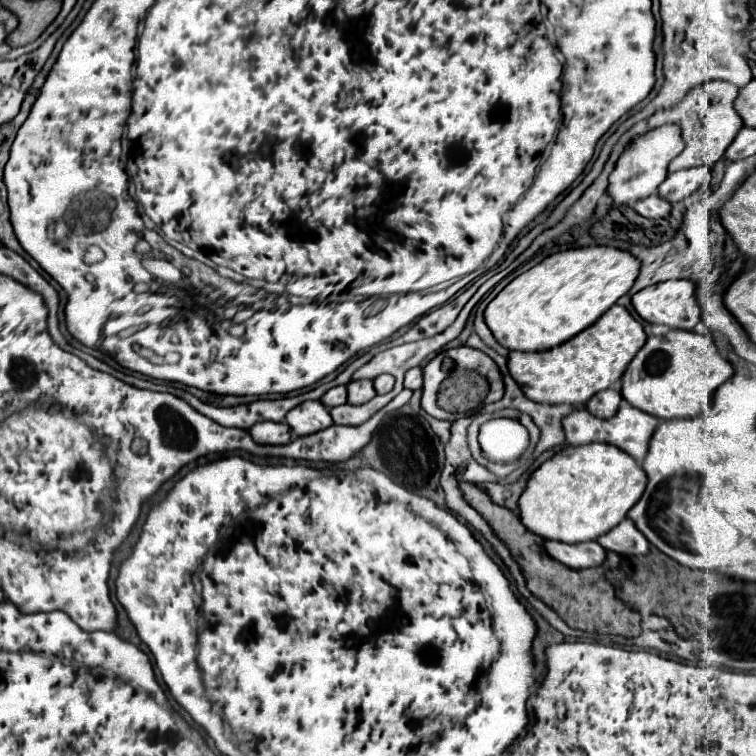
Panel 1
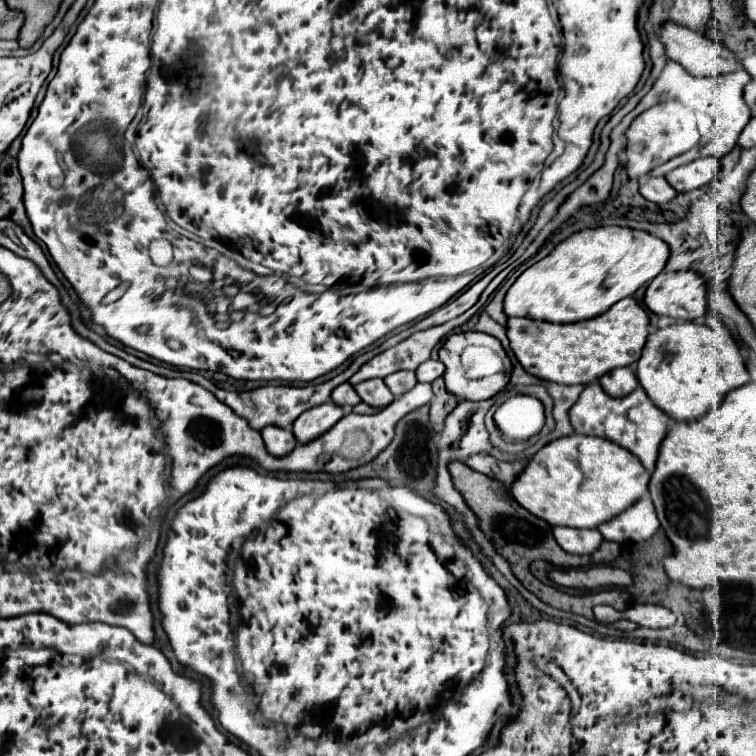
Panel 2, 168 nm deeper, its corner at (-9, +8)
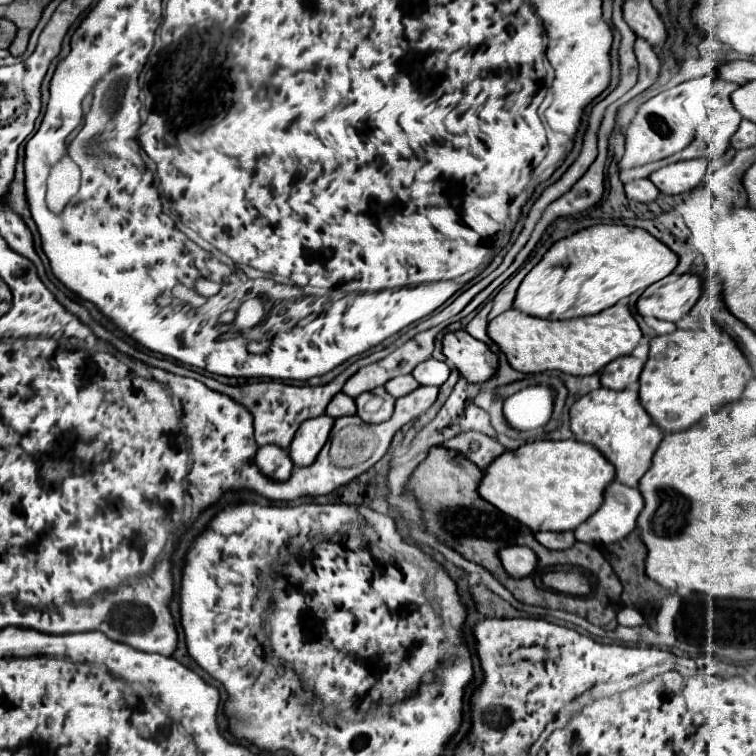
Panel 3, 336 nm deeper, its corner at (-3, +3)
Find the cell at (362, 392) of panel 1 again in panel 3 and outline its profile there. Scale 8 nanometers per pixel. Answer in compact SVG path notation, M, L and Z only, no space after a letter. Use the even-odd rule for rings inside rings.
M379 387L365 395L359 395L355 399L355 403L357 403L357 415L365 423L377 425L377 423L391 419L393 407L395 407L395 397L391 397L383 387Z

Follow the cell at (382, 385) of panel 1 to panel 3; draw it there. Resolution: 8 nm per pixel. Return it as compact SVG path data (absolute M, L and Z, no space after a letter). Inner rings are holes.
M405 375L405 377L395 377L391 381L385 383L385 389L389 395L393 397L403 397L407 393L411 393L413 389L417 389L419 383L413 379L413 375Z

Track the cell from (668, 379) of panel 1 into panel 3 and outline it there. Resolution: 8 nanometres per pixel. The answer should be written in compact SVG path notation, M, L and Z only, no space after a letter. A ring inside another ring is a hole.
M677 329L649 343L649 359L639 377L639 401L663 433L683 431L719 407L739 401L753 371L723 329Z

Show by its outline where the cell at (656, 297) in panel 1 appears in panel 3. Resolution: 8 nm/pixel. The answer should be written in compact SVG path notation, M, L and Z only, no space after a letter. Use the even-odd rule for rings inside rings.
M671 273L645 289L637 301L637 309L643 317L677 323L701 297L701 285L701 277L697 275Z

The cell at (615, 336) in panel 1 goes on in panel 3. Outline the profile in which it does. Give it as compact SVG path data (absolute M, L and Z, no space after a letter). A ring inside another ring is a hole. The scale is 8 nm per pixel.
M617 303L597 315L567 321L539 319L525 315L517 309L509 309L489 321L487 335L493 343L497 343L499 351L505 353L509 365L525 375L541 371L593 375L613 359L621 355L631 355L631 351L641 341L641 329L625 303Z

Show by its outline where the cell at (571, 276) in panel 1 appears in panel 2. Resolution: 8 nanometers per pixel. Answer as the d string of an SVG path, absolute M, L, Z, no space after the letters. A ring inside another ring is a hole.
M601 226L581 230L555 250L527 268L507 290L503 310L517 318L573 324L607 312L615 302L631 296L647 280L653 280L665 266L669 248L663 240L631 228Z

